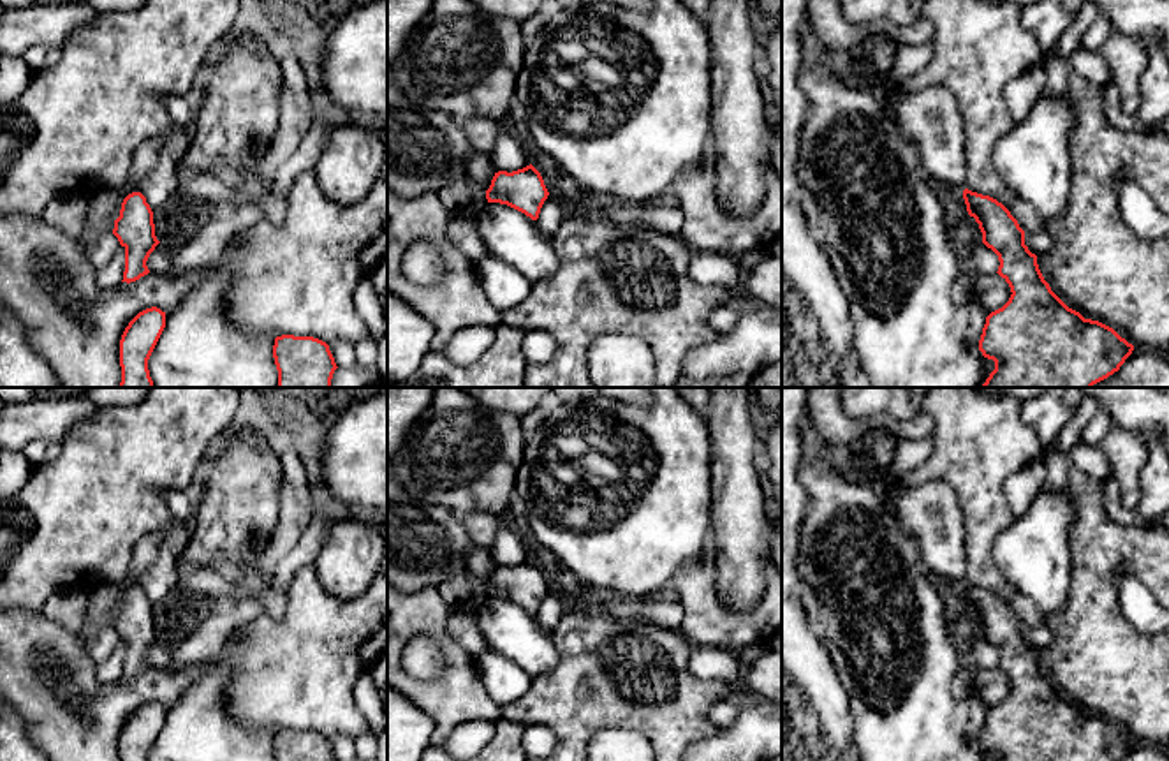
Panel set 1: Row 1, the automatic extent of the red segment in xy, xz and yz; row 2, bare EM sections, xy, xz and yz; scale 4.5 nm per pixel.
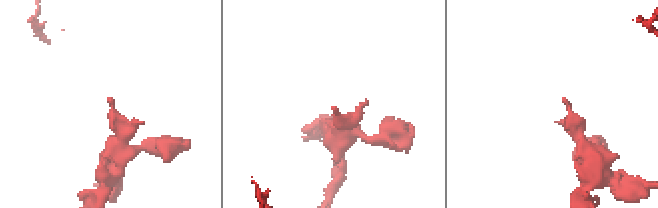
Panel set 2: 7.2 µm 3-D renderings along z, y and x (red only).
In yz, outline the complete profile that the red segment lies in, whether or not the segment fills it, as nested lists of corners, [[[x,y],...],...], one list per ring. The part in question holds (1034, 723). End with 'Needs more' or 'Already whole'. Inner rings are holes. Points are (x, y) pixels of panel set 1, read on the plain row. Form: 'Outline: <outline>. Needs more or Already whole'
Outline: [[[963,585],[967,606],[975,613],[982,627],[982,638],[1000,655],[998,669],[1009,678],[1009,696],[986,712],[979,745],[993,754],[995,761],[1121,761],[1132,749],[1134,740],[1113,722],[1084,713],[1069,703],[1044,675],[1037,650],[1025,639],[1025,625],[1011,606],[989,590]]]. Already whole

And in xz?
Outline: [[[530,558],[523,564],[495,567],[486,585],[488,597],[507,599],[532,615],[539,613],[540,602],[549,587],[540,567]]]. Already whole

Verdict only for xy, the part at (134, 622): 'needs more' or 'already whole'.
already whole

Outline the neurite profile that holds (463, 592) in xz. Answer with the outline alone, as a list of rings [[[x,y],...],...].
[[[468,569],[454,573],[438,590],[451,613],[474,615],[488,599],[486,583]]]

